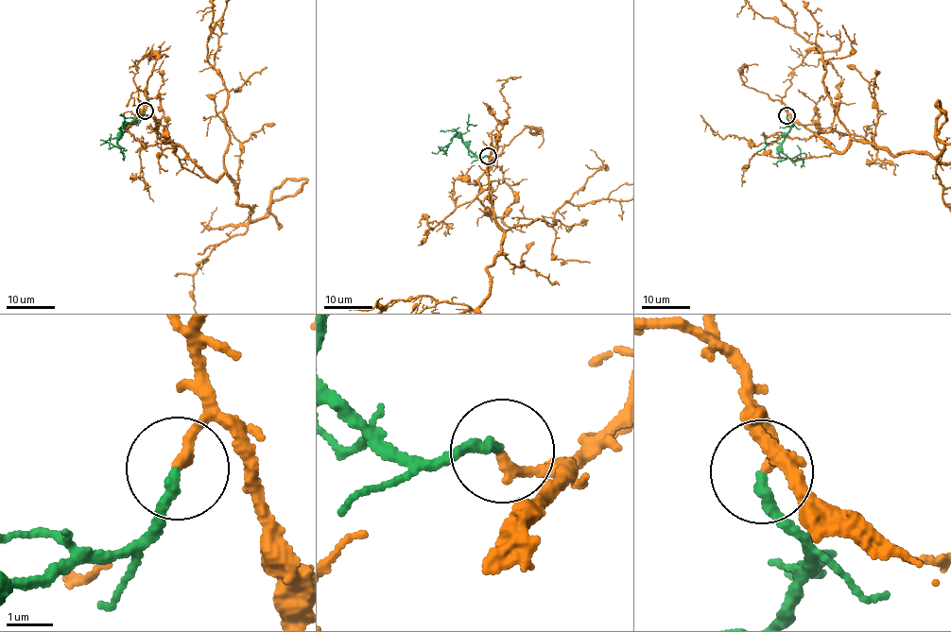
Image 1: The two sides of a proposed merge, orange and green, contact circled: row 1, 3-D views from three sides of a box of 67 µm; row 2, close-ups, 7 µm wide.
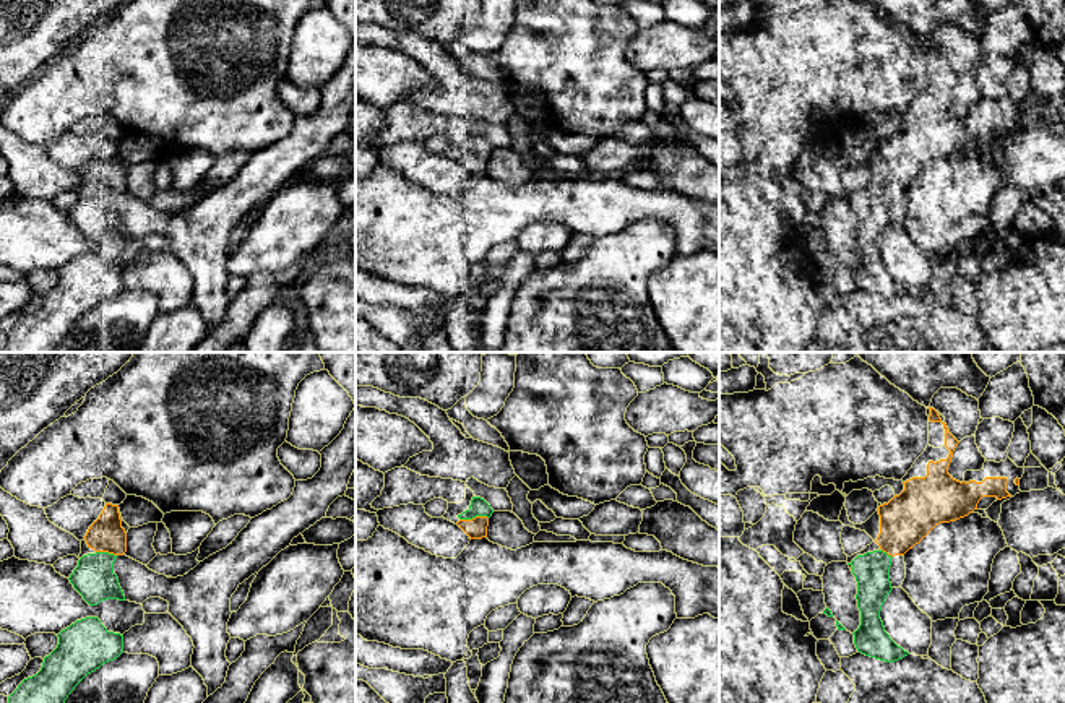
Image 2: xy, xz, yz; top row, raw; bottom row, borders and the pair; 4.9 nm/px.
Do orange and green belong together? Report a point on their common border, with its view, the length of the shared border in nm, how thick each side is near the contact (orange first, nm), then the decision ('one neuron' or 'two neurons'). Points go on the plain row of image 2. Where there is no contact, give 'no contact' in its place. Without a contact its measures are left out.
meets orange in xz at (473, 155); contact 140 nm long; 110 nm thick on the orange side, 90 nm on the other; one neuron

